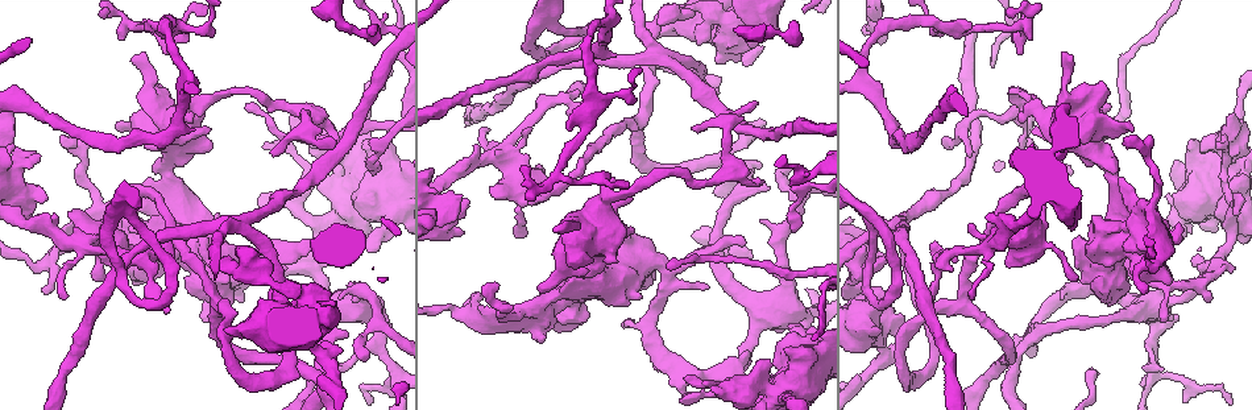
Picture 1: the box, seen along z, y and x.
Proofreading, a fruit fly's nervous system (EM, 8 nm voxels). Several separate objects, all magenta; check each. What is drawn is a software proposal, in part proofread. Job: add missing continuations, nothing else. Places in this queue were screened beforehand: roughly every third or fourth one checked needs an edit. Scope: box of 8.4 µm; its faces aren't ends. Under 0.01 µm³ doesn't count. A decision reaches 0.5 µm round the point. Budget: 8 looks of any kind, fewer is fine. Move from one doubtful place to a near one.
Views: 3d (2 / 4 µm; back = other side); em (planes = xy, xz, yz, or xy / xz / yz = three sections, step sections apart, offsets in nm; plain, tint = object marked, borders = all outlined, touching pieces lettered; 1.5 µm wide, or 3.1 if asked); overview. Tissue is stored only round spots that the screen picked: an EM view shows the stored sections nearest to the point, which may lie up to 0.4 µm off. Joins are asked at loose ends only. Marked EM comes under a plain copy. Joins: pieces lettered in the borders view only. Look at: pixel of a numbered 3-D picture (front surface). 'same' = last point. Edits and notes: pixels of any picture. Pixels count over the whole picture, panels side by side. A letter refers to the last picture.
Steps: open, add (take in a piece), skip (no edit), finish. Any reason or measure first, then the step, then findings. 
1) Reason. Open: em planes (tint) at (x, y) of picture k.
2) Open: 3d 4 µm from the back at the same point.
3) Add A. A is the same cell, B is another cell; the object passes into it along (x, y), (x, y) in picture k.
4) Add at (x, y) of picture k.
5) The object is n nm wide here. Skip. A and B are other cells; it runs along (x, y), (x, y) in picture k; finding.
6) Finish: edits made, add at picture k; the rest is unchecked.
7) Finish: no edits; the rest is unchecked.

Open: em planes (borders) at (1109, 109) of picture 1.

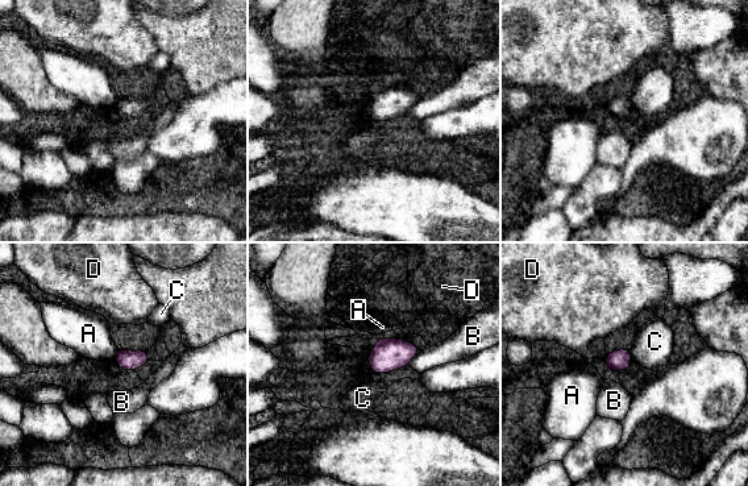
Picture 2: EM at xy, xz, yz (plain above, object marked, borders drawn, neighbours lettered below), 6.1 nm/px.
The object is 120 nm wide here. Skip. A, B, C and D are other cells; a border runs along (628, 350), (634, 360) in picture 2; none of them fits.

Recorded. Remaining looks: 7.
Thin end. Open: 3d 2 µm at (333, 140) of picture 1.

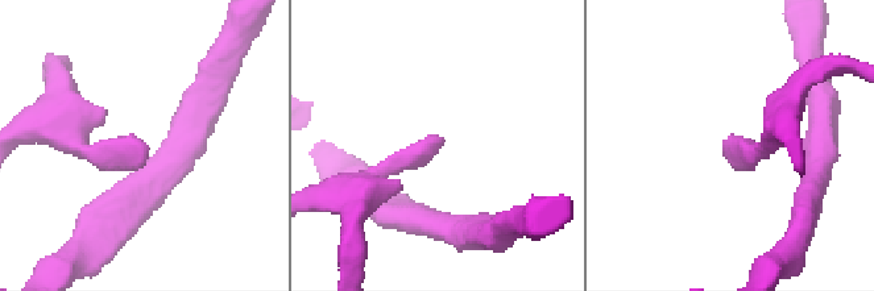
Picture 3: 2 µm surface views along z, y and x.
Open: em xz step 8 (borders) at (723, 146) of picture 3.

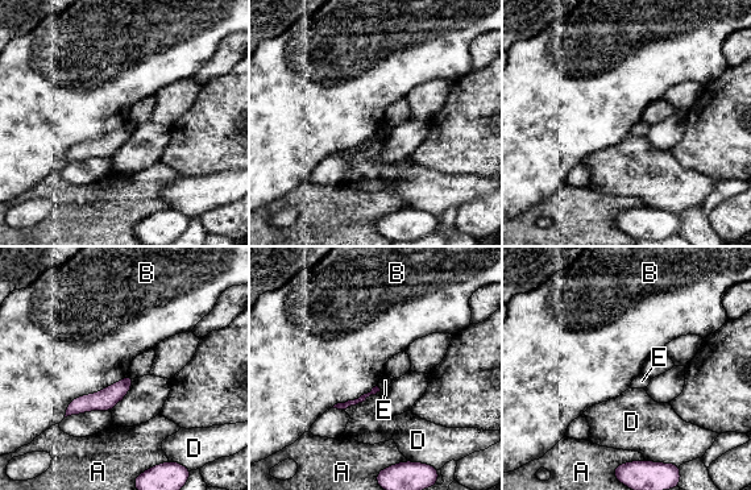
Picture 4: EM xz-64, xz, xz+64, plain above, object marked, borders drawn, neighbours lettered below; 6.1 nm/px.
Open: em yz step 4 (borders) at the same point.

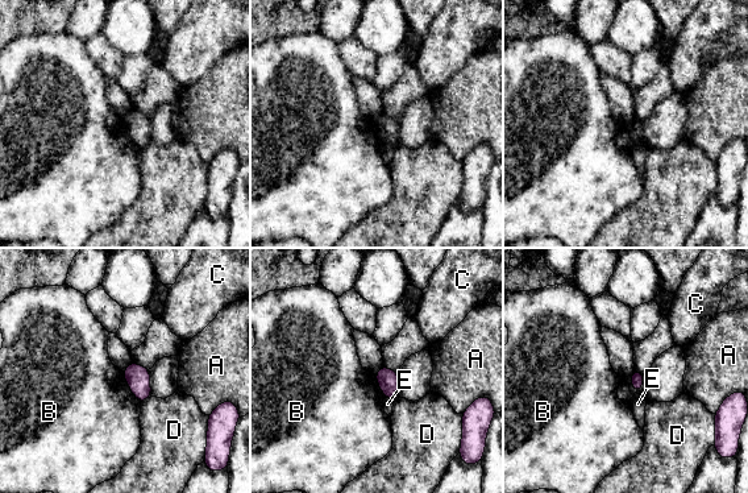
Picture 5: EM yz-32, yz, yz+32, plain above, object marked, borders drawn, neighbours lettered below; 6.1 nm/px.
Skip. A, B, C, D and E are other cells; a border runs along (121, 372), (131, 392), (140, 402) in picture 5; no lettered piece goes on from it.

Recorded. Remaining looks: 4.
Free end. Open: em xz step 4 (tint) at (372, 174) of picture 1.

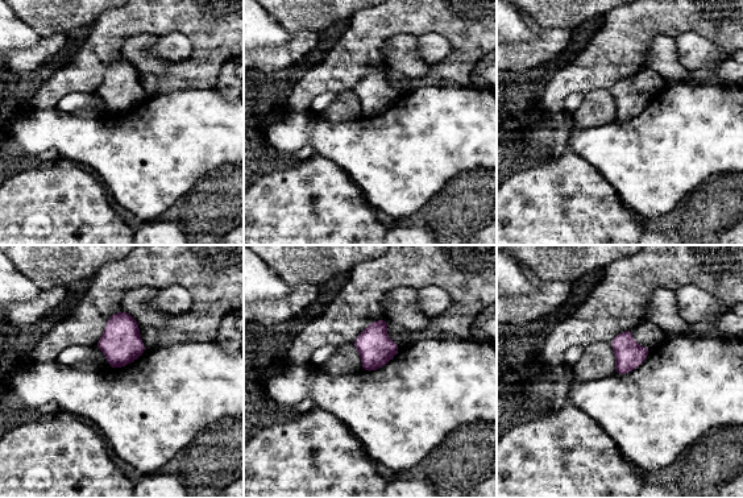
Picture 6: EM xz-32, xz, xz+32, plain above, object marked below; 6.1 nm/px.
Cut it another way. Open: em planes (borders) at the same point.

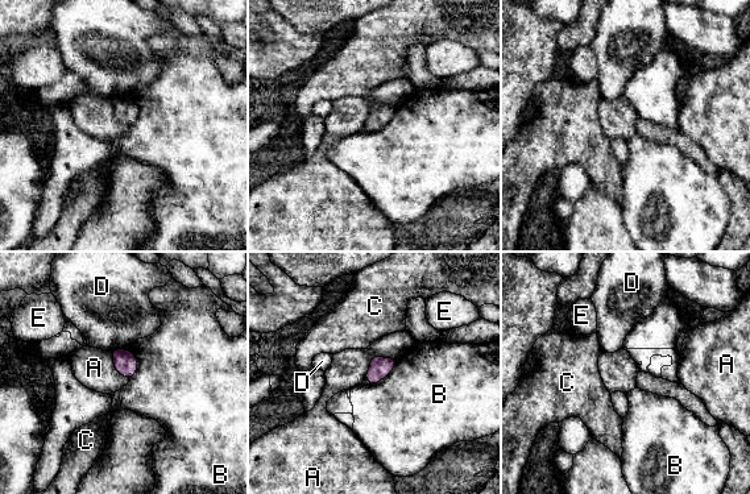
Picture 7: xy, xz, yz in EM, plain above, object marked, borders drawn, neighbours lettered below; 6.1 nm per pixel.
Skip. A, B, C, D and E are other cells; a border runs along (397, 357), (373, 356), (364, 378) in picture 7; none of them fits.

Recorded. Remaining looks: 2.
Finish: no edits; the rest is unchecked.

